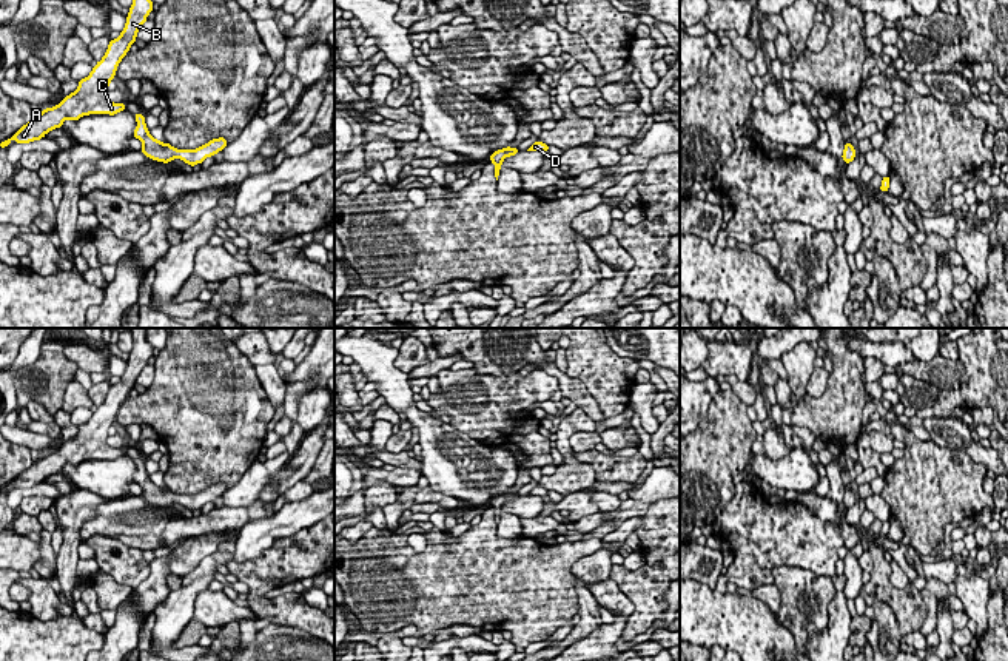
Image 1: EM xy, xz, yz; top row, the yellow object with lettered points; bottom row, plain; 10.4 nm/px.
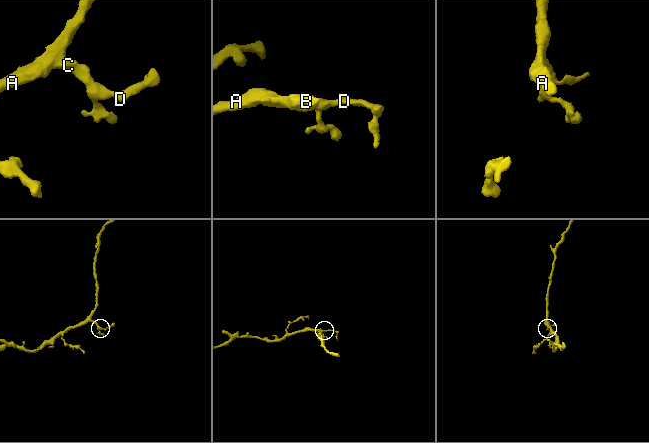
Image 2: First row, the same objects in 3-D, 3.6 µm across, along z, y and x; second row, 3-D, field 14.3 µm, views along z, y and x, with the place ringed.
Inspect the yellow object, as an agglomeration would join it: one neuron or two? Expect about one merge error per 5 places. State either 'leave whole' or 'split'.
leave whole

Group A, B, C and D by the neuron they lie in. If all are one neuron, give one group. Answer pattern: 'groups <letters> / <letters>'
groups A B C D

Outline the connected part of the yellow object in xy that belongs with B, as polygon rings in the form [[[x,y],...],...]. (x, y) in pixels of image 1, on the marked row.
[[[133,0],[120,37],[109,40],[103,59],[97,62],[86,79],[79,80],[79,88],[72,94],[65,96],[57,106],[46,108],[37,117],[32,117],[12,137],[0,142],[0,146],[6,148],[12,139],[15,143],[40,140],[51,129],[62,128],[66,119],[79,120],[82,116],[89,114],[114,116],[123,111],[126,108],[125,103],[113,103],[108,100],[108,85],[116,77],[120,60],[136,42],[136,35],[153,11],[153,5],[151,0]]]

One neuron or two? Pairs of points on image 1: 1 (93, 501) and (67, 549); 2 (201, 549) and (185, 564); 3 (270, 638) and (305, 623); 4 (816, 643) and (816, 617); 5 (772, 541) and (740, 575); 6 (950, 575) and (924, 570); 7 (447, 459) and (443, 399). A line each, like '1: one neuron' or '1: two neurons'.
1: one neuron
2: one neuron
3: two neurons
4: two neurons
5: one neuron
6: one neuron
7: two neurons

